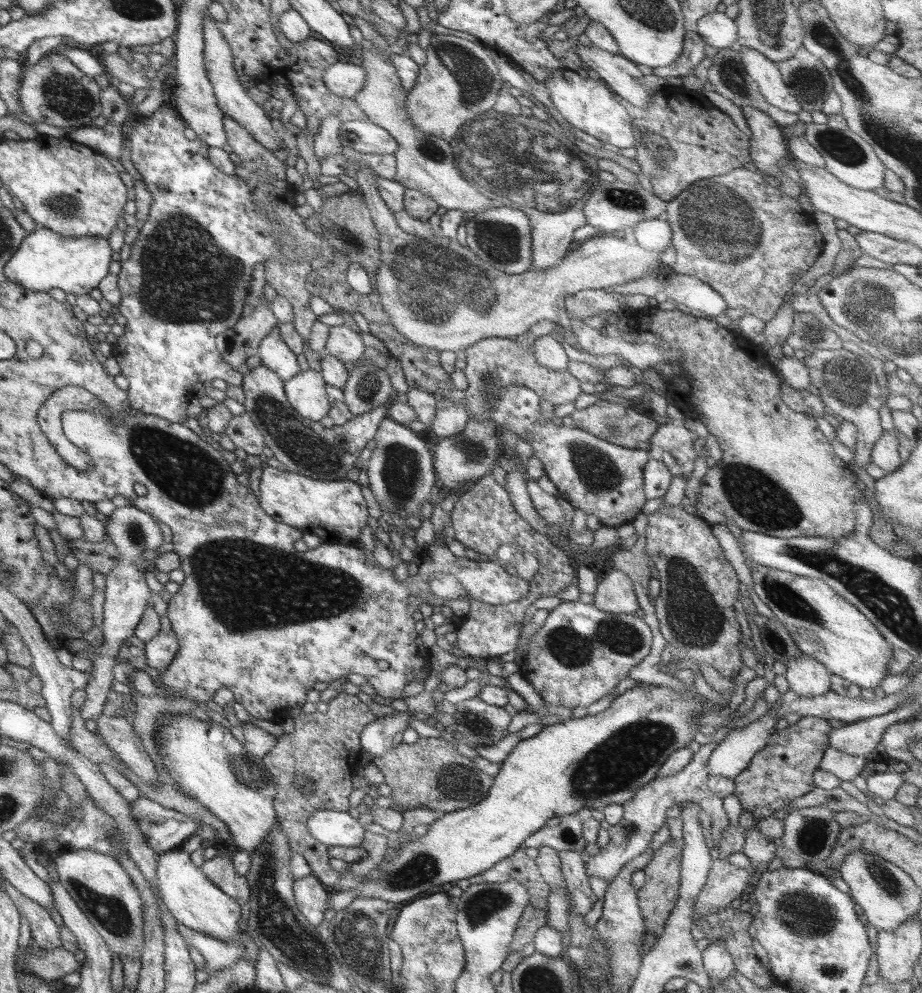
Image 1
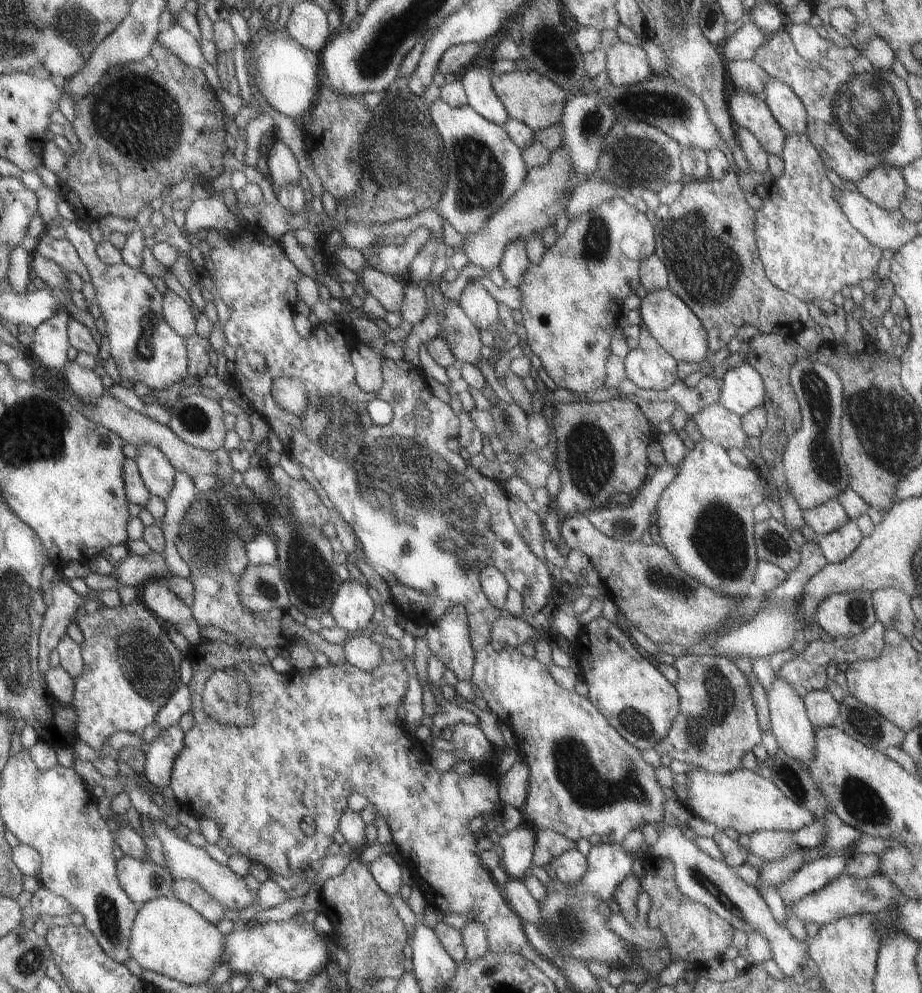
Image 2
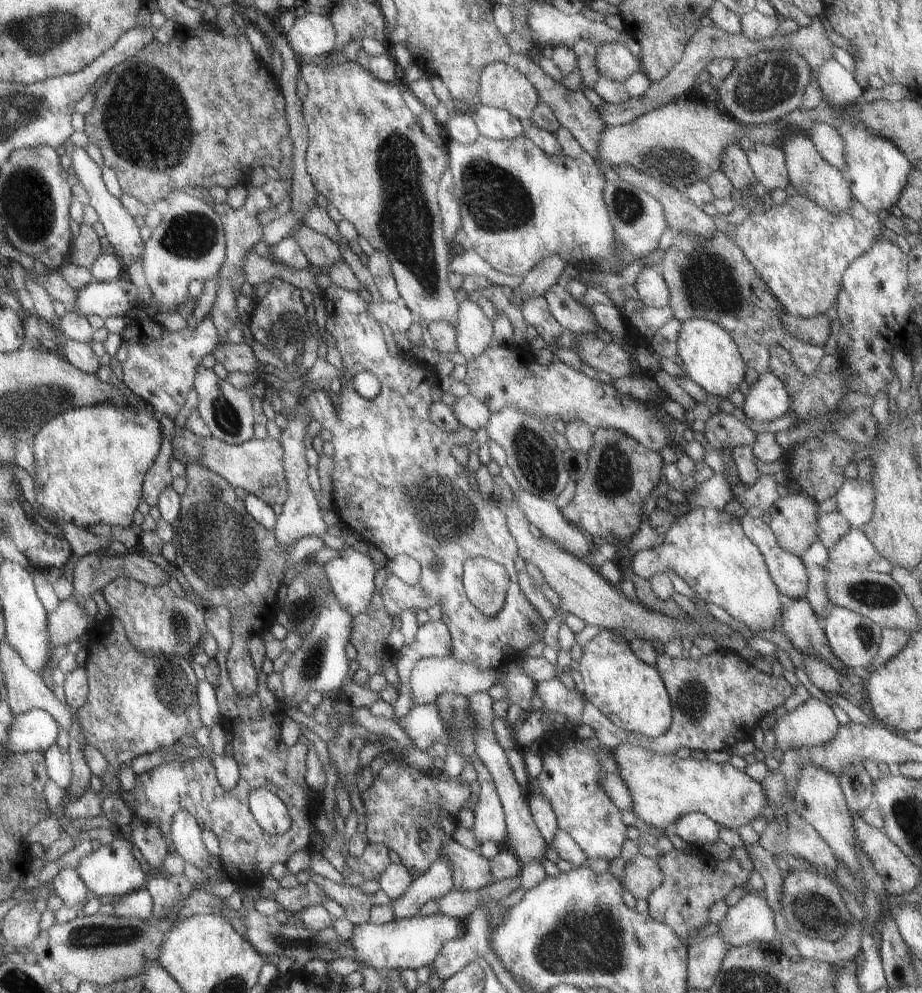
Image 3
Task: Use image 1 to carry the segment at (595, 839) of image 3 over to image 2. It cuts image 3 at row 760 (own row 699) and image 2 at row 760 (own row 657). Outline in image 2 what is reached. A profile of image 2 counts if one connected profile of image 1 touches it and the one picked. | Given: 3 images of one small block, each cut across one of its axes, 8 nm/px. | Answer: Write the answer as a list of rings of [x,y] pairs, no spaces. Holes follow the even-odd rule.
[[[489,642],[473,650],[473,656],[469,682],[483,696],[485,710],[513,732],[517,752],[529,766],[529,790],[523,810],[539,832],[551,830],[563,834],[573,844],[591,834],[607,836],[611,842],[621,844],[627,832],[651,824],[659,834],[653,856],[671,862],[673,882],[683,900],[707,906],[745,934],[753,930],[761,932],[769,940],[771,960],[783,976],[803,970],[801,962],[807,956],[805,940],[797,942],[789,936],[785,926],[777,926],[761,894],[753,886],[741,882],[735,870],[725,862],[703,854],[695,840],[683,836],[679,822],[667,816],[667,812],[663,814],[667,798],[655,778],[655,768],[641,758],[639,748],[617,734],[585,696],[561,688],[551,678],[547,666],[537,662],[537,658],[523,656],[517,648],[507,646],[497,650]],[[657,822],[671,824],[661,828]]]

